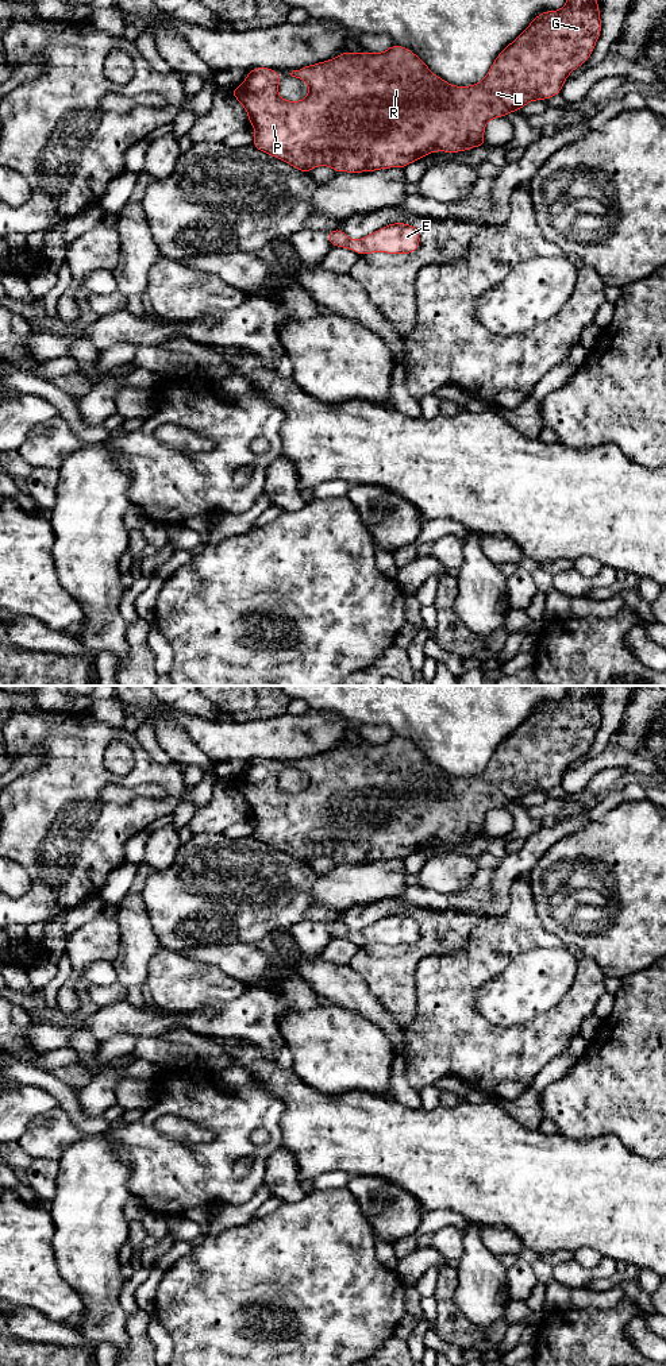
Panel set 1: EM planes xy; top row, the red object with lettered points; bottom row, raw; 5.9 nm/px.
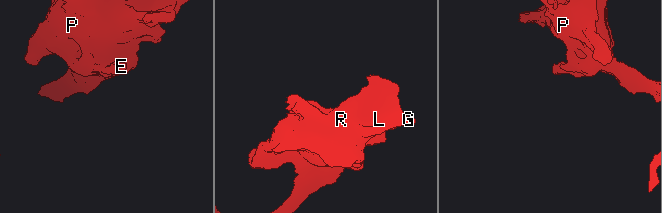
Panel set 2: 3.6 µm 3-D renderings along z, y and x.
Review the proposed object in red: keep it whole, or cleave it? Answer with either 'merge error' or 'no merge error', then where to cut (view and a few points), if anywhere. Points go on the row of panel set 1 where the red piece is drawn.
no merge error; no cut

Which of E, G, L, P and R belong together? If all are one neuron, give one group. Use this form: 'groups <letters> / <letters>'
groups E G L P R

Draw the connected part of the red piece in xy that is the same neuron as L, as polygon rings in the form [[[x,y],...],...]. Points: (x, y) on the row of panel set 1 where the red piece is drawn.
[[[566,0],[566,4],[559,11],[546,11],[538,15],[530,26],[512,42],[509,43],[494,59],[486,77],[470,86],[454,86],[446,82],[443,78],[435,76],[415,53],[404,46],[392,45],[384,53],[350,53],[343,51],[338,57],[320,63],[313,63],[289,73],[292,77],[300,78],[309,85],[309,93],[303,101],[286,101],[278,96],[277,88],[282,77],[274,69],[269,67],[255,67],[247,72],[247,77],[240,86],[230,89],[232,96],[246,108],[249,115],[250,126],[255,128],[255,138],[251,146],[261,150],[280,161],[288,162],[290,166],[300,171],[311,173],[316,166],[331,166],[335,173],[349,171],[349,173],[362,173],[362,171],[376,171],[380,169],[399,167],[404,169],[411,162],[421,159],[424,155],[444,151],[444,153],[458,153],[467,151],[476,146],[486,147],[484,140],[485,124],[493,117],[504,117],[509,112],[520,111],[526,104],[534,100],[547,100],[561,93],[562,86],[567,76],[585,63],[594,50],[596,40],[601,35],[601,20],[600,8],[597,7],[597,0]]]

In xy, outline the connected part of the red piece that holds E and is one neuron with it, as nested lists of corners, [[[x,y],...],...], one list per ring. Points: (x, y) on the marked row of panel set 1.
[[[393,223],[366,235],[361,240],[351,240],[340,228],[327,232],[332,247],[344,247],[358,255],[376,251],[386,254],[412,254],[420,246],[420,234],[412,224]]]

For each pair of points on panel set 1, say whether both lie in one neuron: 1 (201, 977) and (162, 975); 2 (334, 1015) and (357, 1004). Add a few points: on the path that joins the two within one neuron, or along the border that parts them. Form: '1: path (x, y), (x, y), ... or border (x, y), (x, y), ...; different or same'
1: path (192, 977), (172, 977); same
2: border (322, 995), (361, 1014), (374, 1025); different

